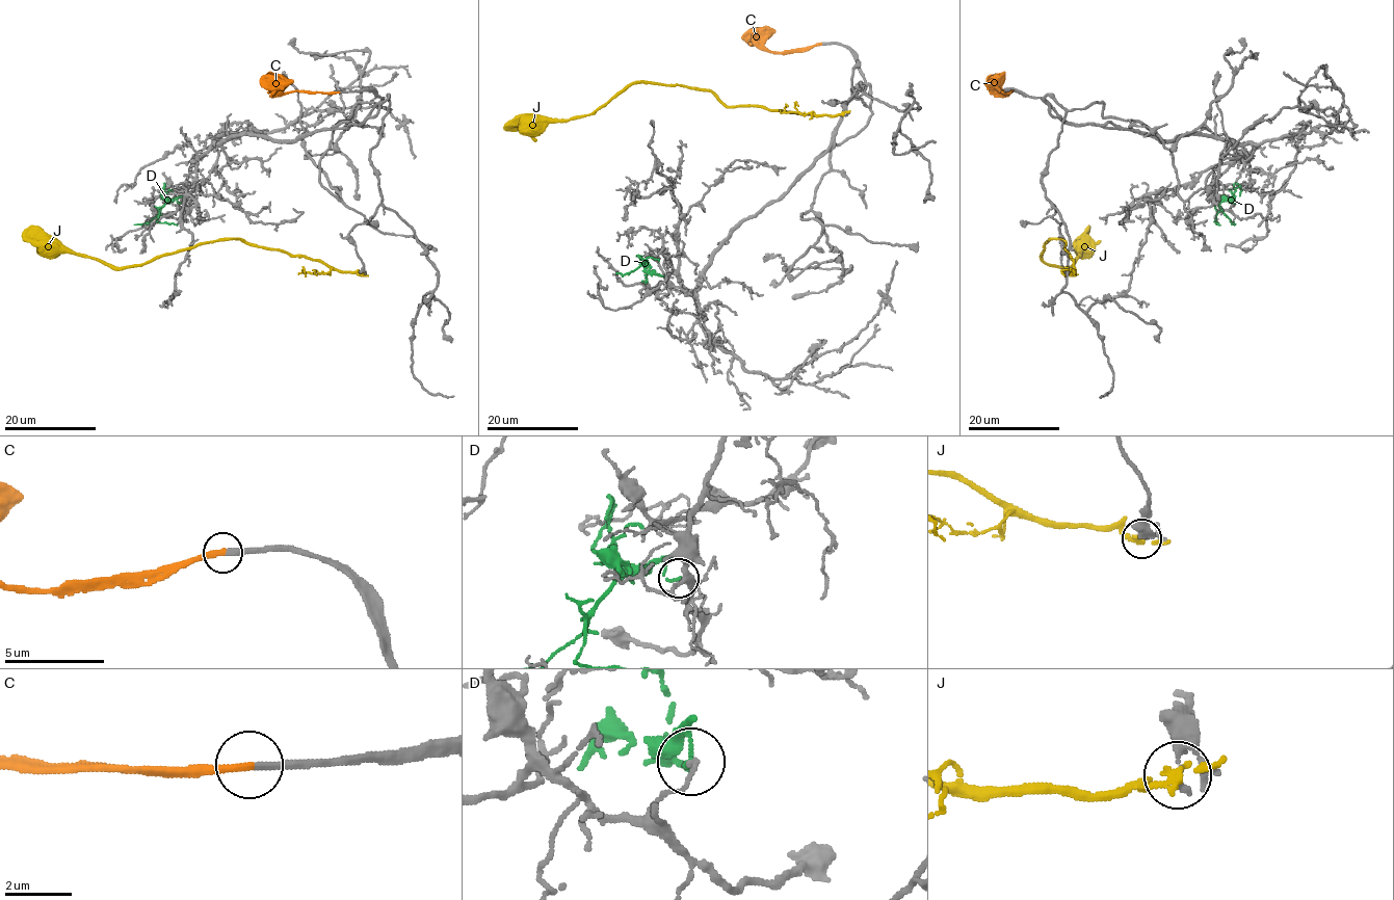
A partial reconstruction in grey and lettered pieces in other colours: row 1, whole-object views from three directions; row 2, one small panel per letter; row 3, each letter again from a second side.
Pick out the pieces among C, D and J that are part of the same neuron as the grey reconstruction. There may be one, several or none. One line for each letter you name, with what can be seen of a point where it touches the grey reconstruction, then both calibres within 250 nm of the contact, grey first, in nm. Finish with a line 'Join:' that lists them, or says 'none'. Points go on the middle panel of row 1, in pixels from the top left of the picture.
C: contact (820, 44); calibres 240 and 240 nm
Join: C

